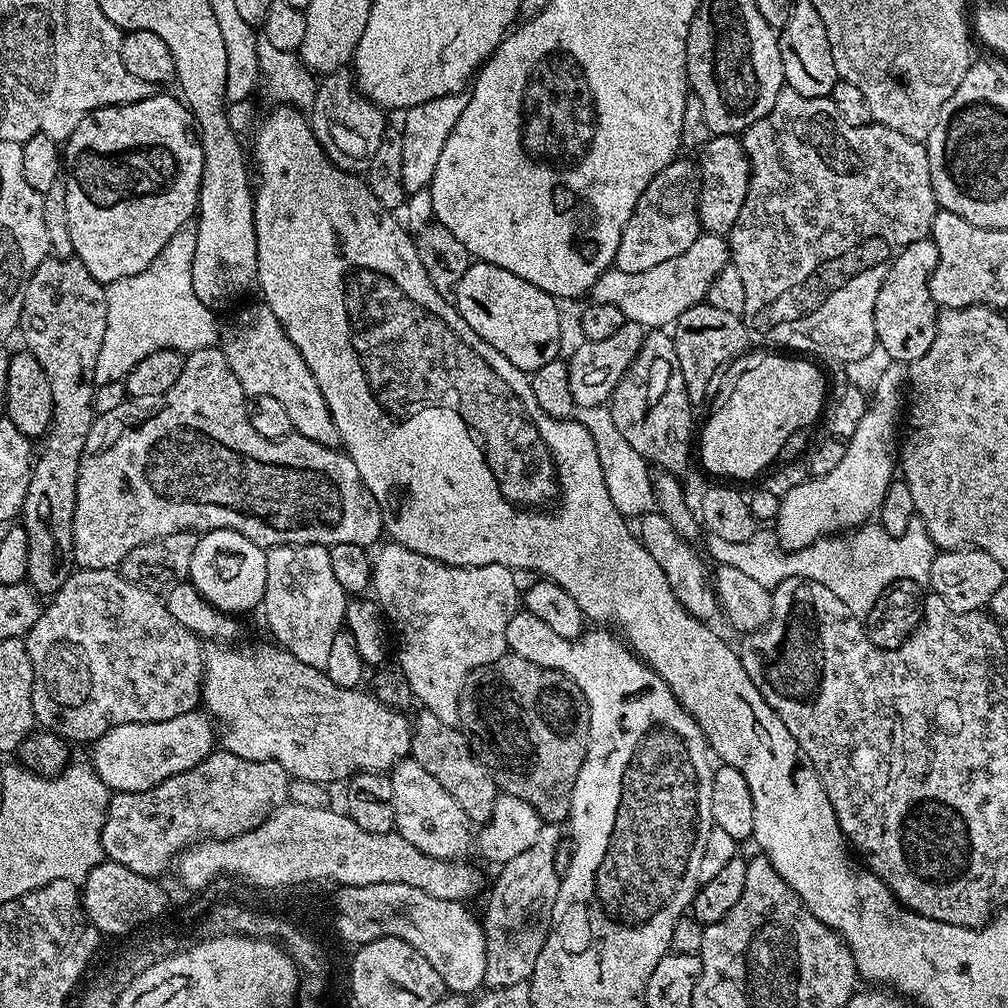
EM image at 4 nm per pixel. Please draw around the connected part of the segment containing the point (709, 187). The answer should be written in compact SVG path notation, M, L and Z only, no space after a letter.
M713 134L704 143L704 169L698 172L698 199L696 212L700 215L700 226L708 234L727 234L732 231L734 222L746 202L746 190L750 186L752 167L748 165L748 156L744 145L736 136L717 136Z

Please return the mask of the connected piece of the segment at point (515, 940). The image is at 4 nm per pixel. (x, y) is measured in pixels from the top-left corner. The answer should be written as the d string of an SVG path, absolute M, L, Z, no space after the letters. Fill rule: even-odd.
M541 823L540 837L530 850L522 850L518 858L510 858L510 862L499 865L496 876L496 885L488 896L488 905L482 912L484 937L486 938L486 970L484 971L484 984L489 989L505 988L514 984L523 984L531 981L532 971L538 962L538 954L542 954L542 946L548 937L552 925L552 911L554 902L558 898L561 875L554 870L555 850L562 841L561 825Z

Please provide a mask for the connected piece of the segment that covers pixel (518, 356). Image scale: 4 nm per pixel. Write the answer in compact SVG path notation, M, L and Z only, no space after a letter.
M469 263L456 287L454 303L466 326L525 374L537 372L546 362L561 355L561 305L557 297L538 290L538 286L518 278L518 274L510 274L510 270L502 270L502 266Z

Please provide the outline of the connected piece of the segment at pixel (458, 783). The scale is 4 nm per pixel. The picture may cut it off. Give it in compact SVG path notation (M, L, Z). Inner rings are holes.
M420 710L412 725L412 750L411 759L421 763L426 769L426 774L434 774L438 782L462 806L462 810L473 821L483 822L492 814L492 807L496 805L498 789L492 773L472 751L467 736L457 725L447 724L436 717L433 712Z

